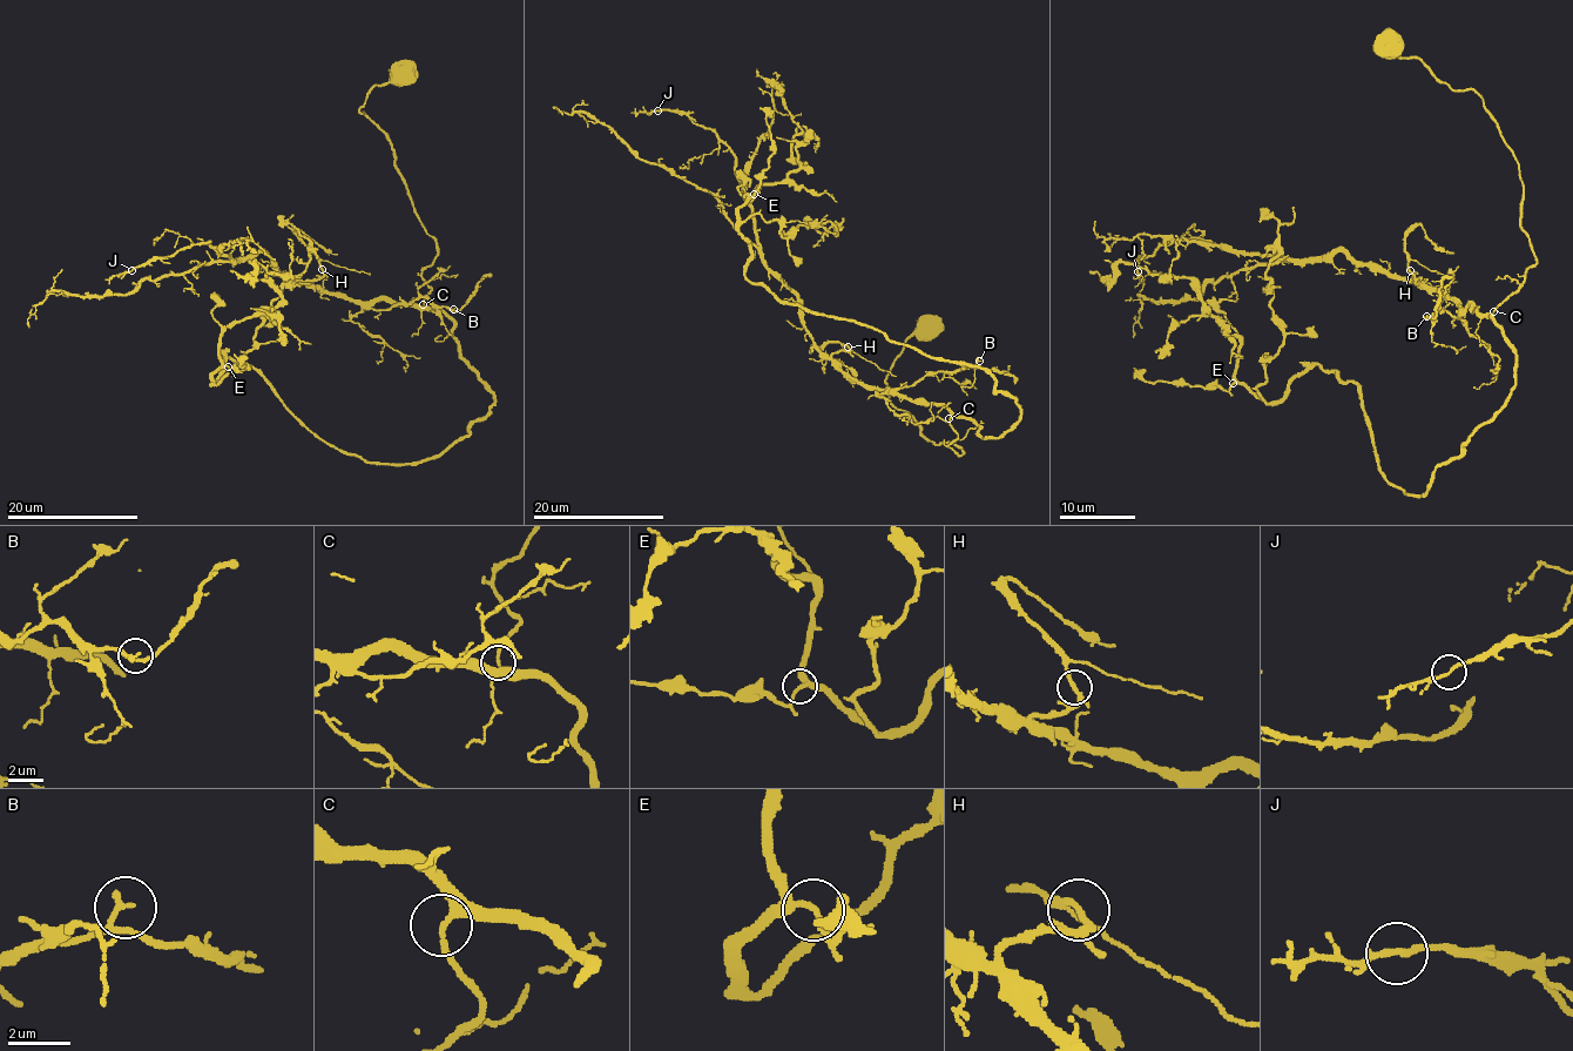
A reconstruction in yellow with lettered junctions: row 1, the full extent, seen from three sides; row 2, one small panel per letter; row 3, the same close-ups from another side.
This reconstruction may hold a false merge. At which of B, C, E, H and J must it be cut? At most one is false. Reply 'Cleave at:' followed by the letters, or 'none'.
Cleave at: none

